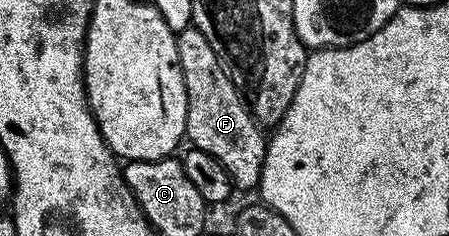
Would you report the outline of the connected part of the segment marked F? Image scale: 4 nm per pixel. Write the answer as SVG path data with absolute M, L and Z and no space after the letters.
M194 27L183 29L176 34L176 46L188 100L184 132L187 140L192 140L191 148L206 151L206 155L214 155L214 159L218 159L218 163L226 167L226 175L230 175L237 190L255 190L260 184L264 156L268 153L265 130L253 117L245 94L243 97L236 90L239 89L237 82L226 72L224 62L214 51L214 47L210 47L202 31Z

